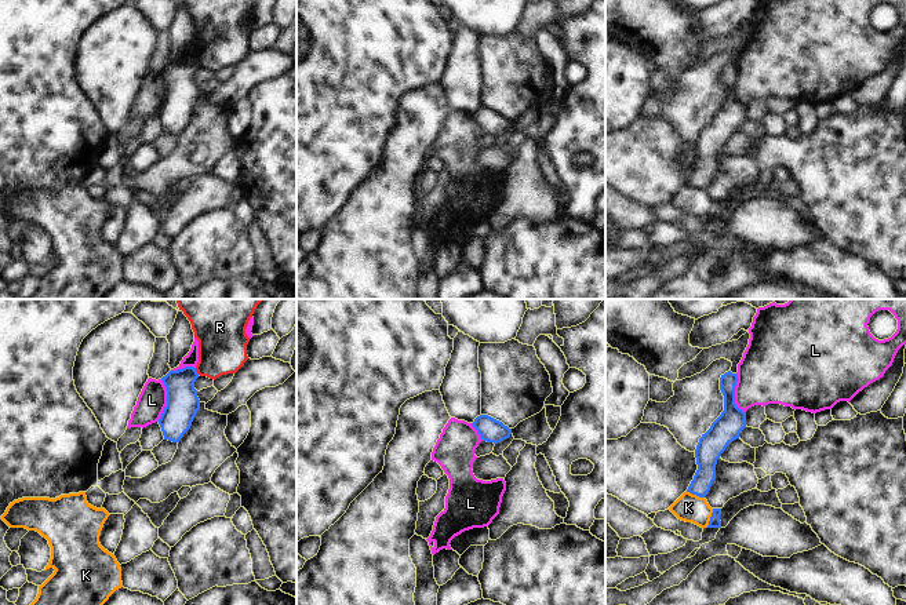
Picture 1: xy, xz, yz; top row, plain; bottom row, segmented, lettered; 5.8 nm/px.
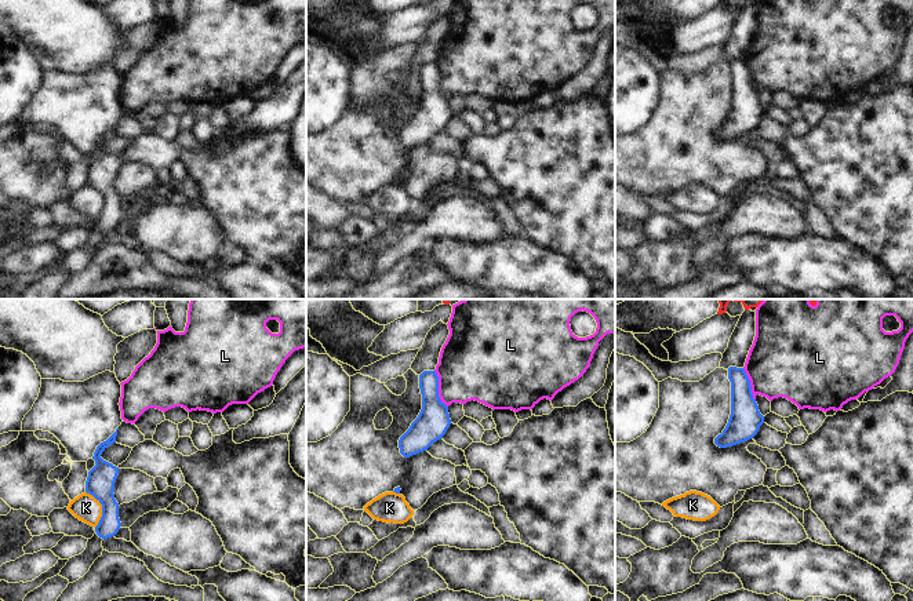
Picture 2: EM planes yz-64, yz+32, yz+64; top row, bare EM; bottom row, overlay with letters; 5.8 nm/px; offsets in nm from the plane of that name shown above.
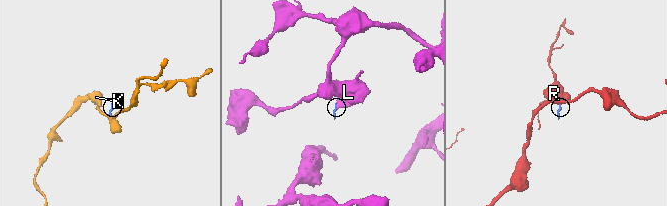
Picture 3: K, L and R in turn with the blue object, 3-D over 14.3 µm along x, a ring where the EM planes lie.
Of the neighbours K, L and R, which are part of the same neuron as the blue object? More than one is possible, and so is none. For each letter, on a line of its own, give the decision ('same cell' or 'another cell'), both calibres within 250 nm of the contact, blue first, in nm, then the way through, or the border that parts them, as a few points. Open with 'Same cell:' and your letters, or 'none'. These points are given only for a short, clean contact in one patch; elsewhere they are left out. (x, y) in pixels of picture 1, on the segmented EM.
Same cell: none
K: another cell; calibres 70 and 170 nm; border yz (713, 509), (706, 527)
L: another cell; calibres 190 and 160 nm; border xy (162, 379), (166, 387), (166, 407), (157, 421)
R: another cell; calibres 190 and 280 nm; border xy (195, 368), (199, 374)

